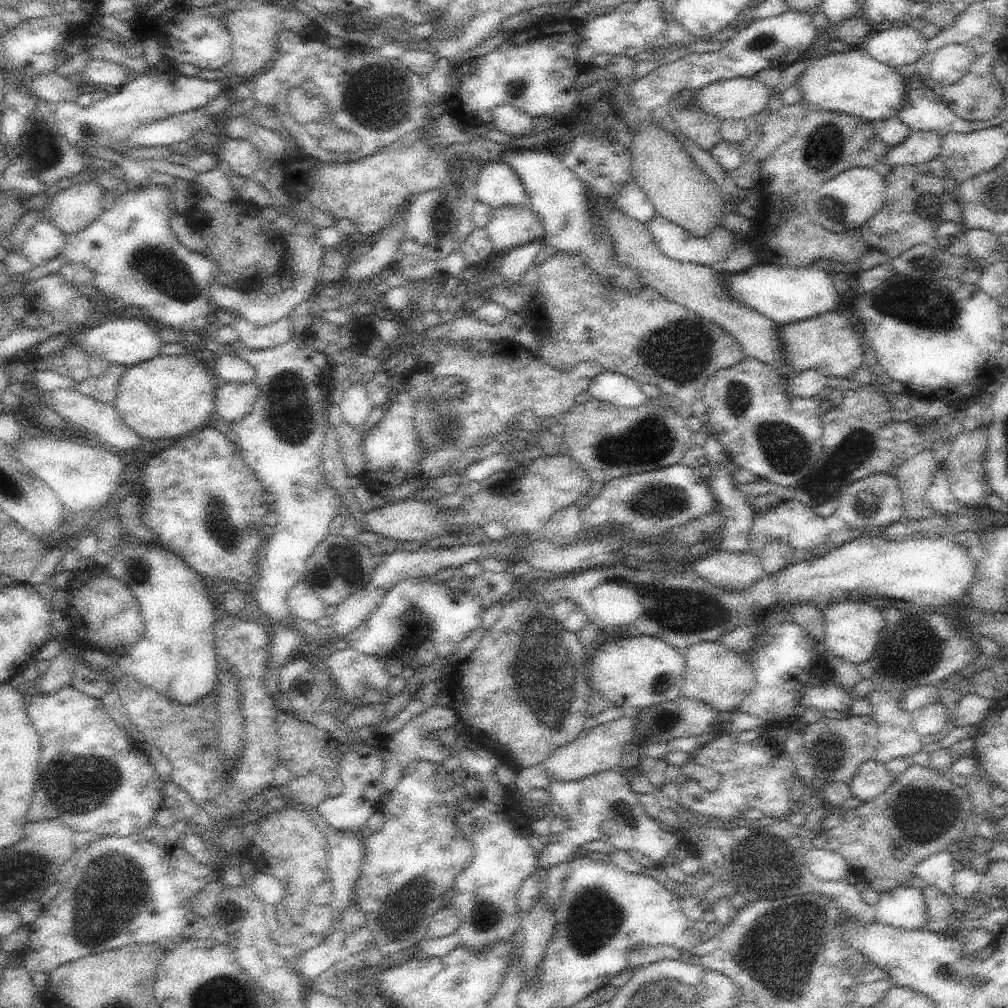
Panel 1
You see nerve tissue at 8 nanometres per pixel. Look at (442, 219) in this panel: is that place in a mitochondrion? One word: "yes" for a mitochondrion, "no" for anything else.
yes

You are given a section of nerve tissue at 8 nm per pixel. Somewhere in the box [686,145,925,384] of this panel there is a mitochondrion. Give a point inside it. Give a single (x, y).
(833, 209)

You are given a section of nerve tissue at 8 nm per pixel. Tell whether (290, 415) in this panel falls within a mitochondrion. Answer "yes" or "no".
yes

